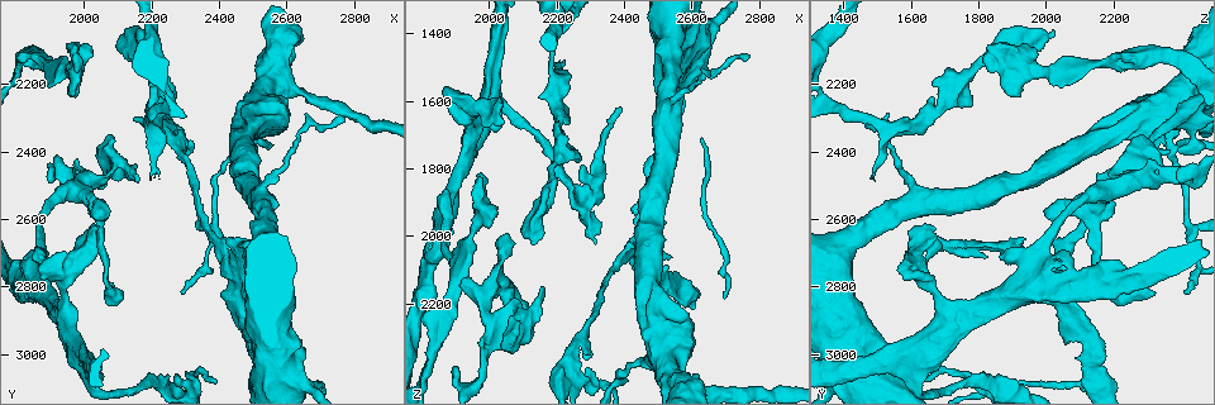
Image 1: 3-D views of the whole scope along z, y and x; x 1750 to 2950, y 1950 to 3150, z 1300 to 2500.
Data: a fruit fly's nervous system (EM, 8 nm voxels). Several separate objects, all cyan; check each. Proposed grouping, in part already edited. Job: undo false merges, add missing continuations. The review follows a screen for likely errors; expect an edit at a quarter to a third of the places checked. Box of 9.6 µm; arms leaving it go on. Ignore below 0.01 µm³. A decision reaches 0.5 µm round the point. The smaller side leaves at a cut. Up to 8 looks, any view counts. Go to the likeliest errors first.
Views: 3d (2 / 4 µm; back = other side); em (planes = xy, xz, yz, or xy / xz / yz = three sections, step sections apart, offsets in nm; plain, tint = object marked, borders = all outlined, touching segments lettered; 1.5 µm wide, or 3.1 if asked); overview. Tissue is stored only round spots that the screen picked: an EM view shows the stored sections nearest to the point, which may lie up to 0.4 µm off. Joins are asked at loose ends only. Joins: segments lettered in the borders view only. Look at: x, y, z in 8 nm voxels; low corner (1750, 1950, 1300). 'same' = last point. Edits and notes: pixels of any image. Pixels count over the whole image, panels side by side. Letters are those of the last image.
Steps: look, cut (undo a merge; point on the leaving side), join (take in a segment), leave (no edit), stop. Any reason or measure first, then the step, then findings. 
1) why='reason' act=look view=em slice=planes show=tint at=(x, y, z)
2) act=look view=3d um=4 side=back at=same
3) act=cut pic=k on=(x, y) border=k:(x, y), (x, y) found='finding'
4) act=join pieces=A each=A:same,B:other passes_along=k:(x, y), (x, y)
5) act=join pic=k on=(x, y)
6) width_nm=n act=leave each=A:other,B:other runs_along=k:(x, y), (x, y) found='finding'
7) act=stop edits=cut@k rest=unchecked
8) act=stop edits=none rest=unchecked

why='free end' act=look view=3d um=2 at=(2030, 2620, 1610)

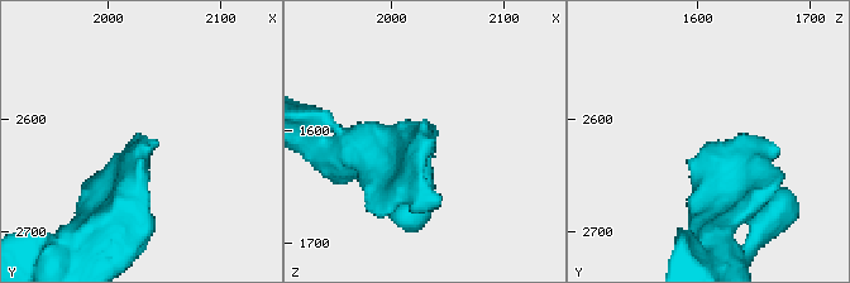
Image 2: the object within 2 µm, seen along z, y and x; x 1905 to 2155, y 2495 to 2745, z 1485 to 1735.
why='need the tissue' act=look view=em slice=planes show=borders at=(2028, 2618, 1610)

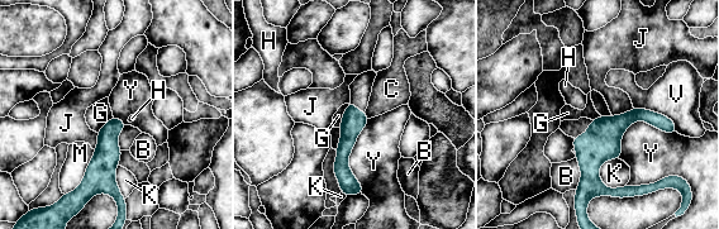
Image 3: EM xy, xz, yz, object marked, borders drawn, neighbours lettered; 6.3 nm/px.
act=leave each=B:other,C:other,G:other,H:other,J:other,K:other,M:other,V:other,Y:other runs_along=3:(672, 129), (632, 115), (580, 189) found='none of them fits'

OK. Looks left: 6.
why='sudden change in width' act=look view=3d um=2 at=(2550, 3090, 2140)

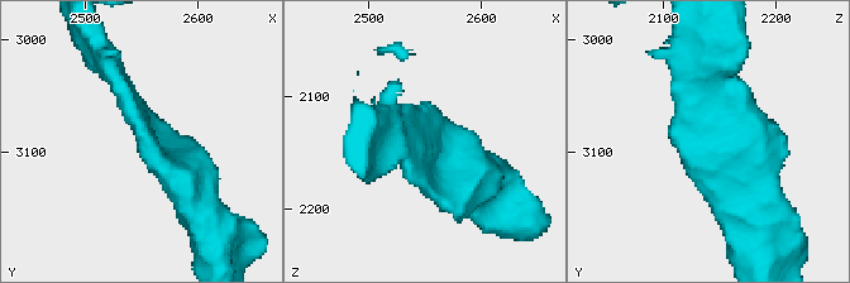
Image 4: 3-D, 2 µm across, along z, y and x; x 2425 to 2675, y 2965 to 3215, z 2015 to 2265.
act=look view=em slice=planes show=borders at=(2556, 3092, 2144)

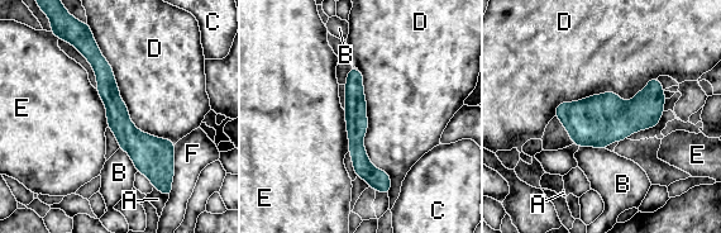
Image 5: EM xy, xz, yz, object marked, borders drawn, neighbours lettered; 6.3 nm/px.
act=leave each=A:other,B:other,C:other,D:other,E:other,F:other runs_along=5:(94, 47), (157, 184) found='continuous, no second cell'

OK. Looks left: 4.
why='branch stops here' act=look view=3d um=4 side=back at=(2130, 2040, 2020)

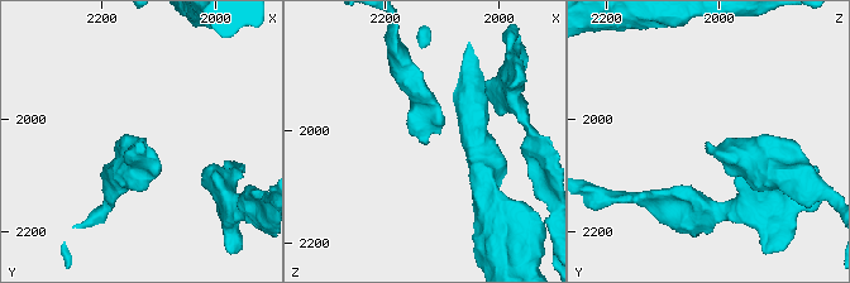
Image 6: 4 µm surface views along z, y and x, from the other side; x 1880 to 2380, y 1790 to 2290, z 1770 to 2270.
why='shape alone is not enough' act=look view=em um=3.1 slice=yz step=8 show=tint at=(2125, 2045, 2020)

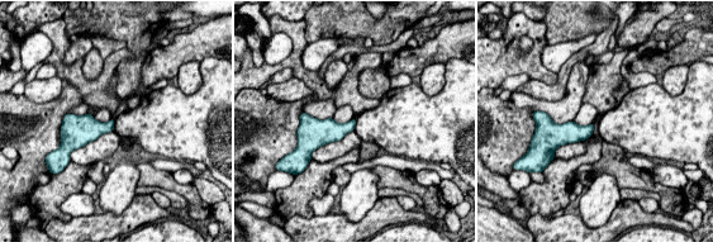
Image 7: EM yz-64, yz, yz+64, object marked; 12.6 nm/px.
why='cut it another way' act=look view=em um=3.1 slice=planes show=borders at=same

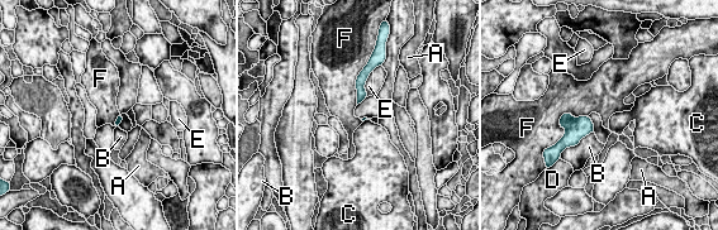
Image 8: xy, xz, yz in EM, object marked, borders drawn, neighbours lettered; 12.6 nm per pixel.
act=leave each=A:other,B:other,C:other,D:other,E:other,F:other found='none of them fits'

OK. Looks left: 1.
act=stop edits=none rest=unchecked

